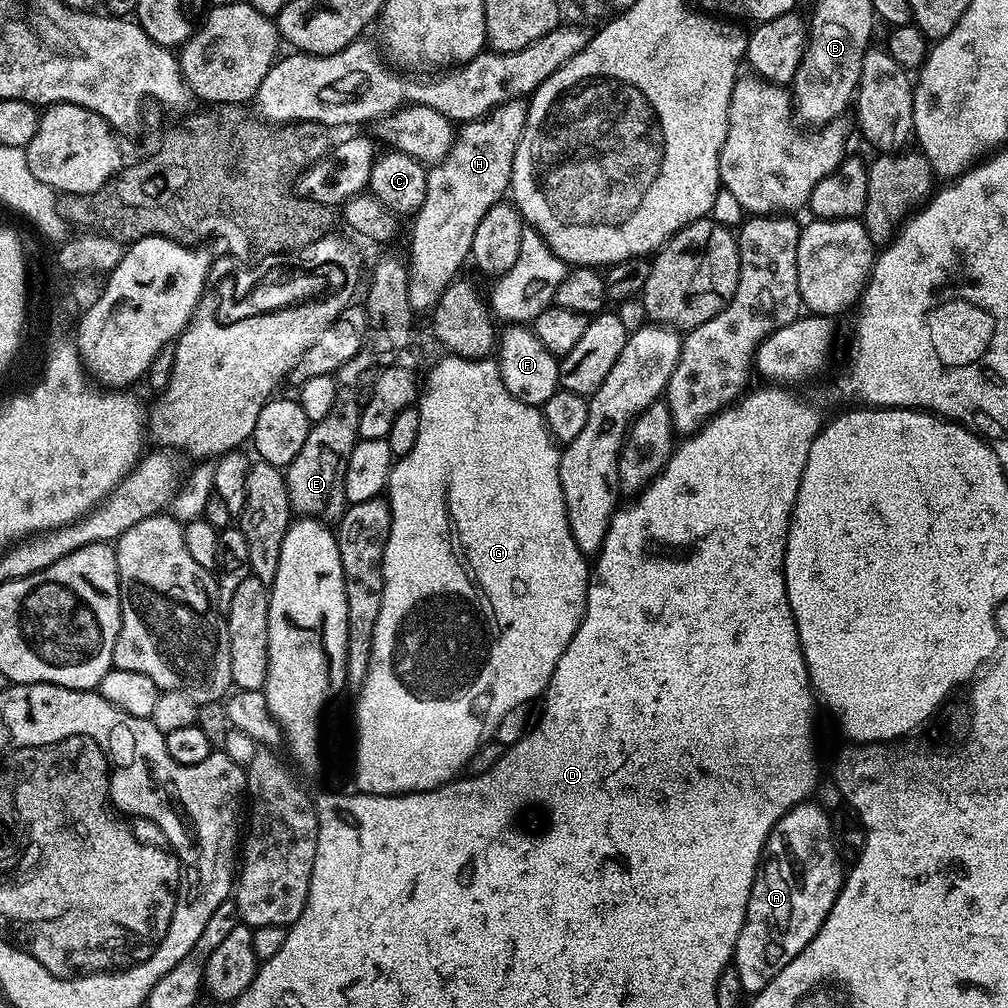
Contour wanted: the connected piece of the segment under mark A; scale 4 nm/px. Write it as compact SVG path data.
M805 802L796 804L785 816L780 817L780 821L772 827L772 832L768 836L768 840L764 843L764 855L760 865L760 871L756 874L756 881L752 884L750 890L750 898L746 906L746 918L742 930L738 934L738 942L736 943L736 954L734 957L734 967L738 970L738 978L742 978L742 986L745 993L755 994L761 992L766 985L770 983L774 977L780 973L782 966L786 966L798 954L802 954L802 950L814 938L814 934L818 934L818 930L822 926L822 922L826 922L826 914L830 914L830 910L834 906L834 902L840 893L840 887L844 885L846 875L846 864L840 861L840 852L836 849L836 840L832 837L832 820L813 802Z

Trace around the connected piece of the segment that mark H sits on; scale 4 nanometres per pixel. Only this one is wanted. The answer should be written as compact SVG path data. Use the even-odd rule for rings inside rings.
M523 99L507 100L484 116L461 123L455 133L452 148L444 155L444 159L427 169L426 202L422 202L422 206L415 212L411 221L413 222L412 264L410 260L408 293L410 306L417 313L424 312L427 308L428 311L435 309L437 302L440 301L440 295L461 275L460 267L463 266L464 260L466 264L469 259L474 242L474 230L478 230L478 222L482 222L490 206L505 199L512 182L514 154L518 150L518 142L522 138L527 117L528 106Z

